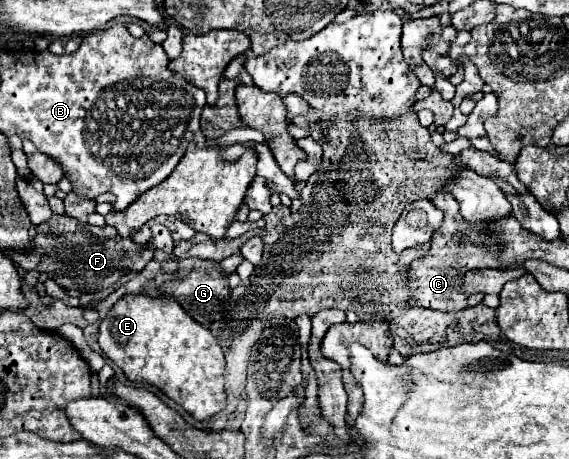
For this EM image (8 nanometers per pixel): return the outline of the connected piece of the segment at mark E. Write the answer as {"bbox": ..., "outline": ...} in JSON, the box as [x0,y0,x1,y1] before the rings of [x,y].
{"bbox":[98,294,226,420],"outline":[[[124,294],[110,310],[108,310],[108,316],[100,320],[100,332],[98,332],[98,344],[102,348],[102,352],[116,362],[116,366],[120,366],[124,370],[124,374],[128,376],[130,382],[146,382],[146,384],[152,384],[156,388],[160,388],[168,398],[172,398],[176,404],[180,404],[186,412],[190,412],[196,420],[204,420],[204,418],[212,418],[214,414],[218,414],[224,406],[226,406],[226,394],[224,394],[224,354],[222,354],[222,348],[218,346],[218,340],[216,336],[200,322],[196,322],[178,302],[176,298],[172,296],[158,296],[158,298],[152,298],[148,294]]]}

